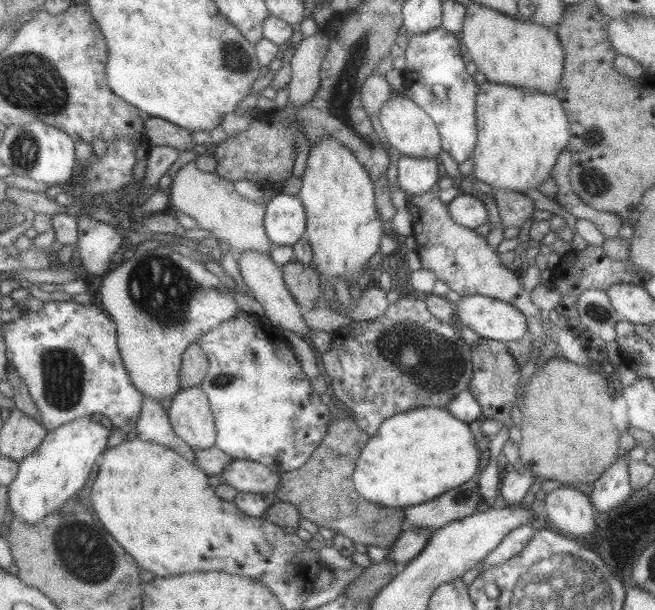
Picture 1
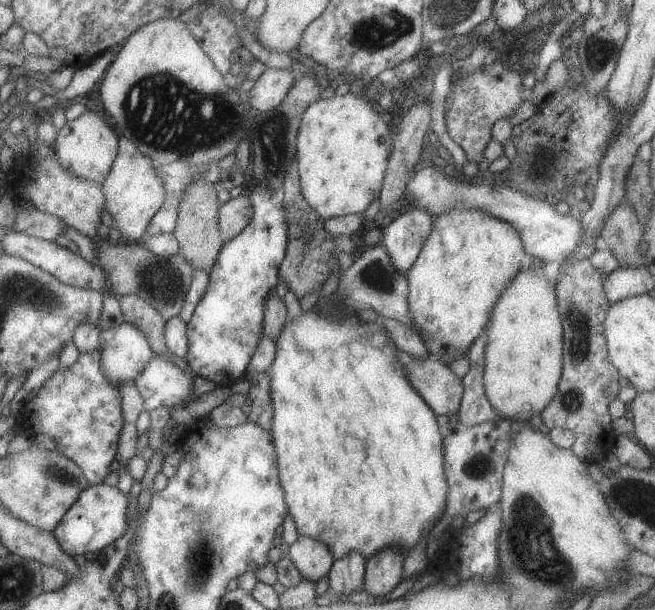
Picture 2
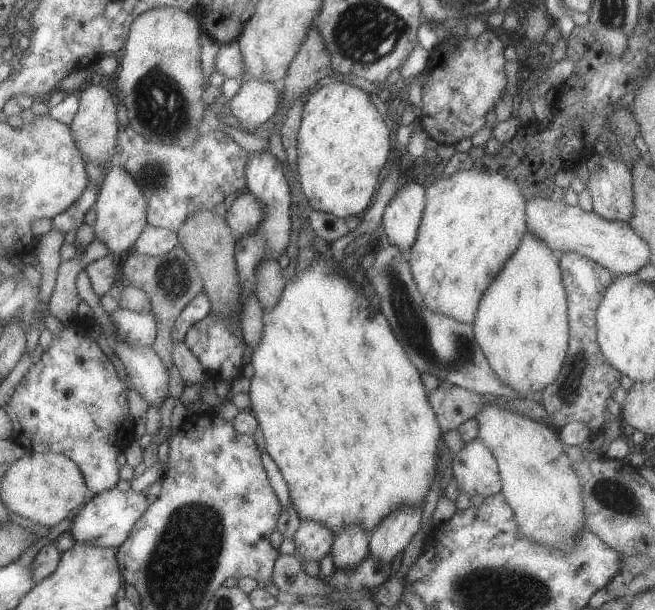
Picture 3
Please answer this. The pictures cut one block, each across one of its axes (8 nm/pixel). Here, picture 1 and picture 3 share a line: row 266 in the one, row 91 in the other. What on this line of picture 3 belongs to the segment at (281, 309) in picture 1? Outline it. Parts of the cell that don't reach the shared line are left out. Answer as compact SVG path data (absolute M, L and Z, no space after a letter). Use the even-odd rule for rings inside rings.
M251 79L240 83L238 91L227 102L230 114L238 120L237 128L250 133L276 111L278 108L278 90L274 85L275 83L259 79Z

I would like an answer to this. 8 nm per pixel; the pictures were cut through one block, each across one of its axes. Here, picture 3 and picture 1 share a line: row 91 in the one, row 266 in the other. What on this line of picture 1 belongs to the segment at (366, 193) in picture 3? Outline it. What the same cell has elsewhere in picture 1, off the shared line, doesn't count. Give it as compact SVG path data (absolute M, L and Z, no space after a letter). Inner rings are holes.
M333 138L319 140L308 150L305 168L301 175L301 188L297 197L301 199L301 205L305 211L305 230L303 236L311 247L311 263L319 276L325 276L331 283L333 276L344 279L347 288L357 282L362 273L362 268L379 248L379 240L383 234L387 234L386 223L380 220L374 205L373 183L353 153L342 146Z

